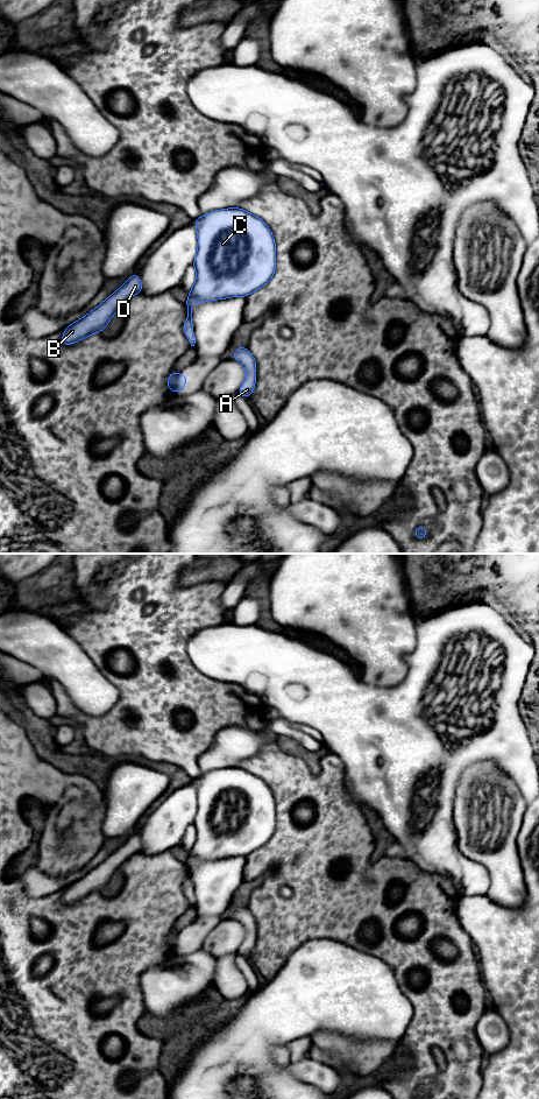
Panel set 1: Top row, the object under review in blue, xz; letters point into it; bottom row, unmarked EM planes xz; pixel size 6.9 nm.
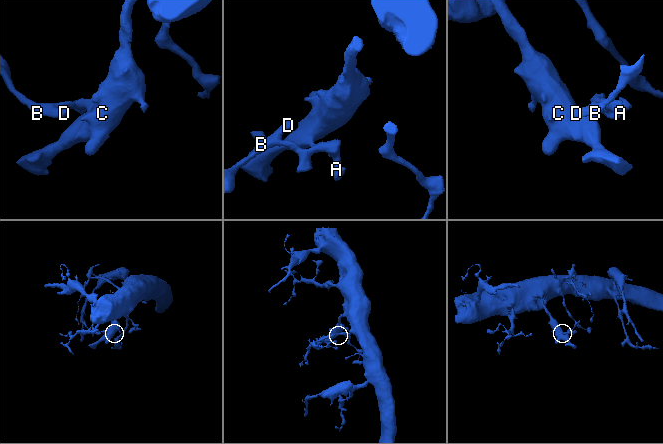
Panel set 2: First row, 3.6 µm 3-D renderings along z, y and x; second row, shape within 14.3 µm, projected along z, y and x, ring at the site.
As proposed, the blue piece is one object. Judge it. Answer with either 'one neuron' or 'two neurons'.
one neuron

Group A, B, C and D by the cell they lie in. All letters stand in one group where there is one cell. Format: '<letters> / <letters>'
A B C D

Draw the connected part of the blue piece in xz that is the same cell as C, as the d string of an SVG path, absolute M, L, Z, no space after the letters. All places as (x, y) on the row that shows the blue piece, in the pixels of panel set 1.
M239 206L212 211L192 223L197 227L198 237L193 261L197 276L185 302L187 318L183 323L183 330L191 346L194 346L192 307L200 302L248 297L264 287L276 272L276 241L271 230L261 218Z

